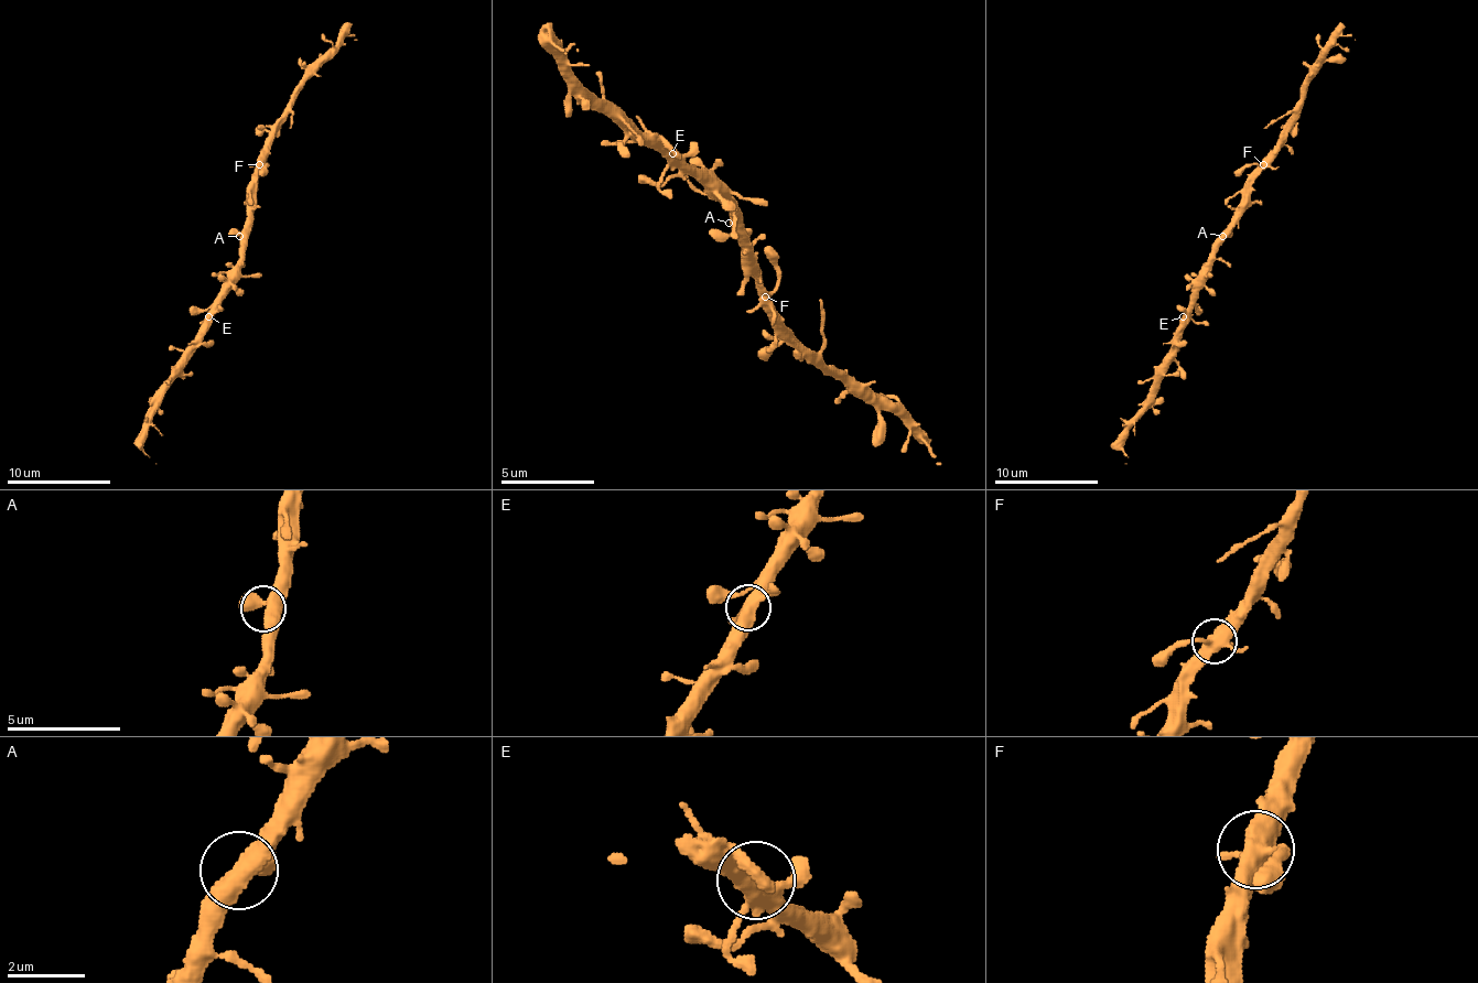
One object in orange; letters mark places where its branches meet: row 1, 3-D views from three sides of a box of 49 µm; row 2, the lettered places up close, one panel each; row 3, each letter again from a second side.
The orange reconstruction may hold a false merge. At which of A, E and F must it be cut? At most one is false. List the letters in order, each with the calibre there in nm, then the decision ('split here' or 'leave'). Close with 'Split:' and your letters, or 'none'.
A: calibre 400 nm; leave
E: calibre 440 nm; leave
F: calibre 460 nm; leave
Split: none

